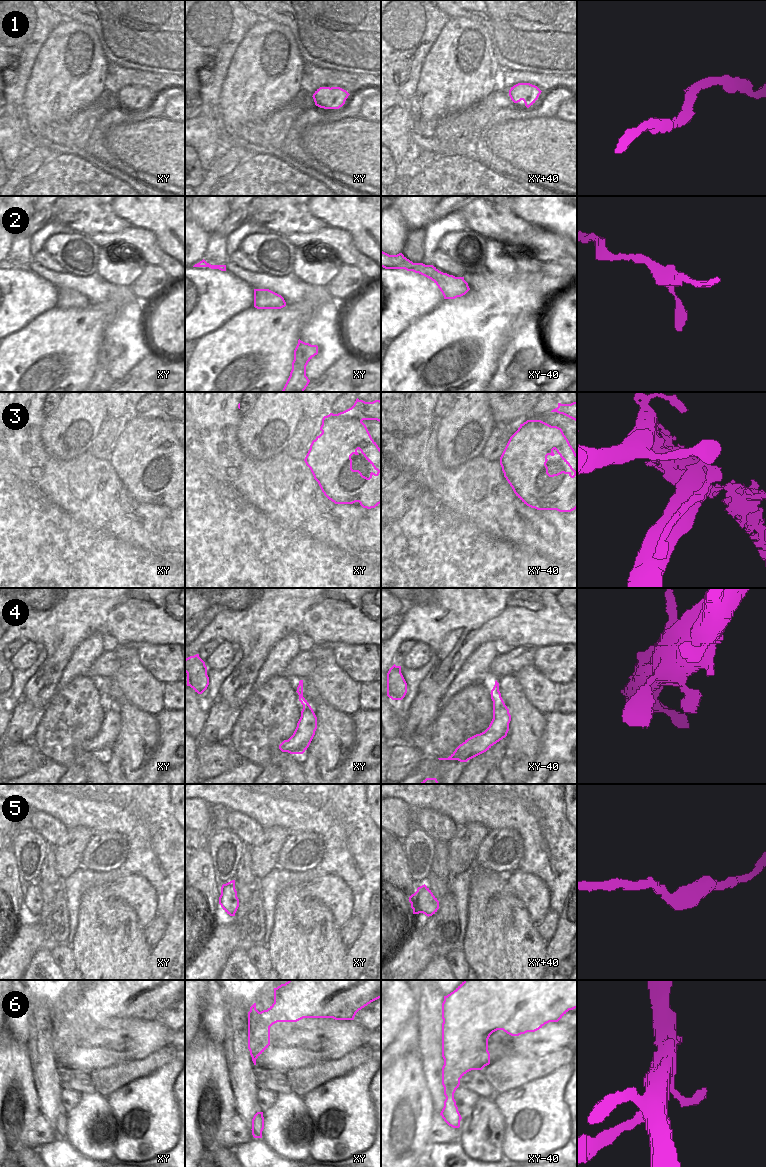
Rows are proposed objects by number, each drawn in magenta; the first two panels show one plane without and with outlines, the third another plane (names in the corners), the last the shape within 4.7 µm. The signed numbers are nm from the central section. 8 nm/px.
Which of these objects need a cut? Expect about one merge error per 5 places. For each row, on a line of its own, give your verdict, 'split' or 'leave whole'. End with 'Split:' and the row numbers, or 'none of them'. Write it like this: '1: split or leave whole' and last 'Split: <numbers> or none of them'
1: leave whole
2: leave whole
3: split
4: leave whole
5: leave whole
6: leave whole
Split: 3

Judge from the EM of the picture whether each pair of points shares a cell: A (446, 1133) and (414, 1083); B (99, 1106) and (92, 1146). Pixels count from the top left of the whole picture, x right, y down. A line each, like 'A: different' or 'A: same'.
A: different
B: same

